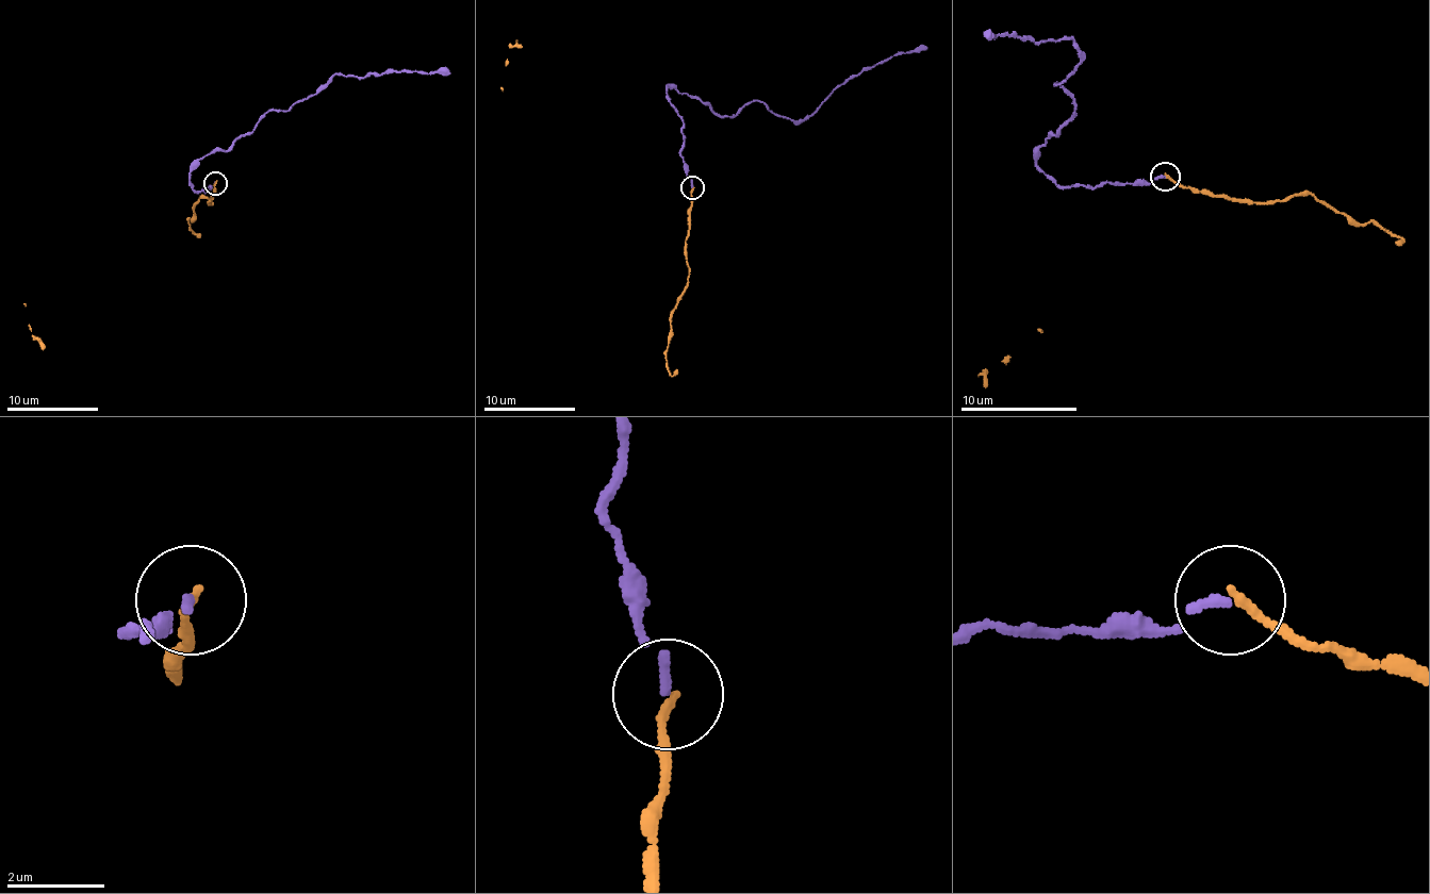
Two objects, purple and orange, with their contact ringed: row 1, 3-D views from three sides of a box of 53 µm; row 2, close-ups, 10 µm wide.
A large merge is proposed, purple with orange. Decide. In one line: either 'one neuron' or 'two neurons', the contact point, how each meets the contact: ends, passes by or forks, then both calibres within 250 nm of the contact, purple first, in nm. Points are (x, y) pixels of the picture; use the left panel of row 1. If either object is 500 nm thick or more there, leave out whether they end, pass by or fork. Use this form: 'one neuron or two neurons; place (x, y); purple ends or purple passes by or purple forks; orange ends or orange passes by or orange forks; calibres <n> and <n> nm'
one neuron; place (215, 183); purple ends; orange ends; calibres 190 and 180 nm

